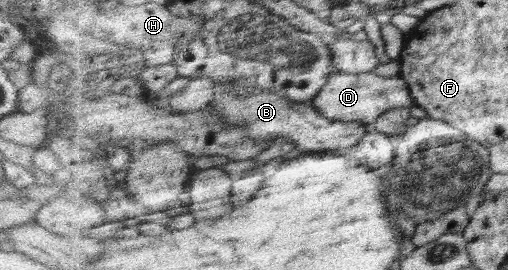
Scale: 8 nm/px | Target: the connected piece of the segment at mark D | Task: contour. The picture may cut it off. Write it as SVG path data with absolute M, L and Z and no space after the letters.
M334 70L328 85L310 102L316 108L333 119L344 121L376 122L384 113L396 108L412 108L417 105L407 80L400 75L394 78L378 76L374 71L348 73Z

